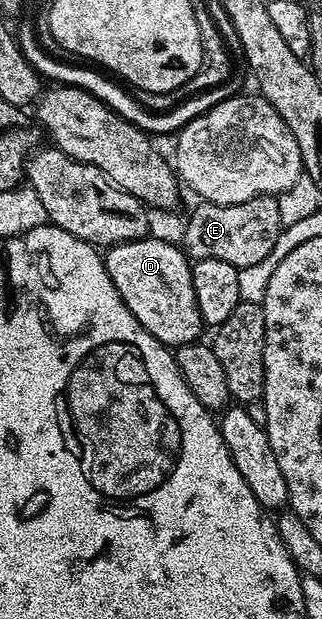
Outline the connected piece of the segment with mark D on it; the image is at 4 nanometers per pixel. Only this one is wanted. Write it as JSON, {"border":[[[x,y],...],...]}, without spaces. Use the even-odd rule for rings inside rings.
{"border":[[[149,235],[136,241],[123,241],[103,254],[106,271],[114,287],[118,287],[118,295],[122,295],[126,307],[130,307],[134,319],[169,347],[201,340],[200,332],[206,329],[198,311],[198,299],[194,299],[192,266],[185,250],[176,245]]]}

